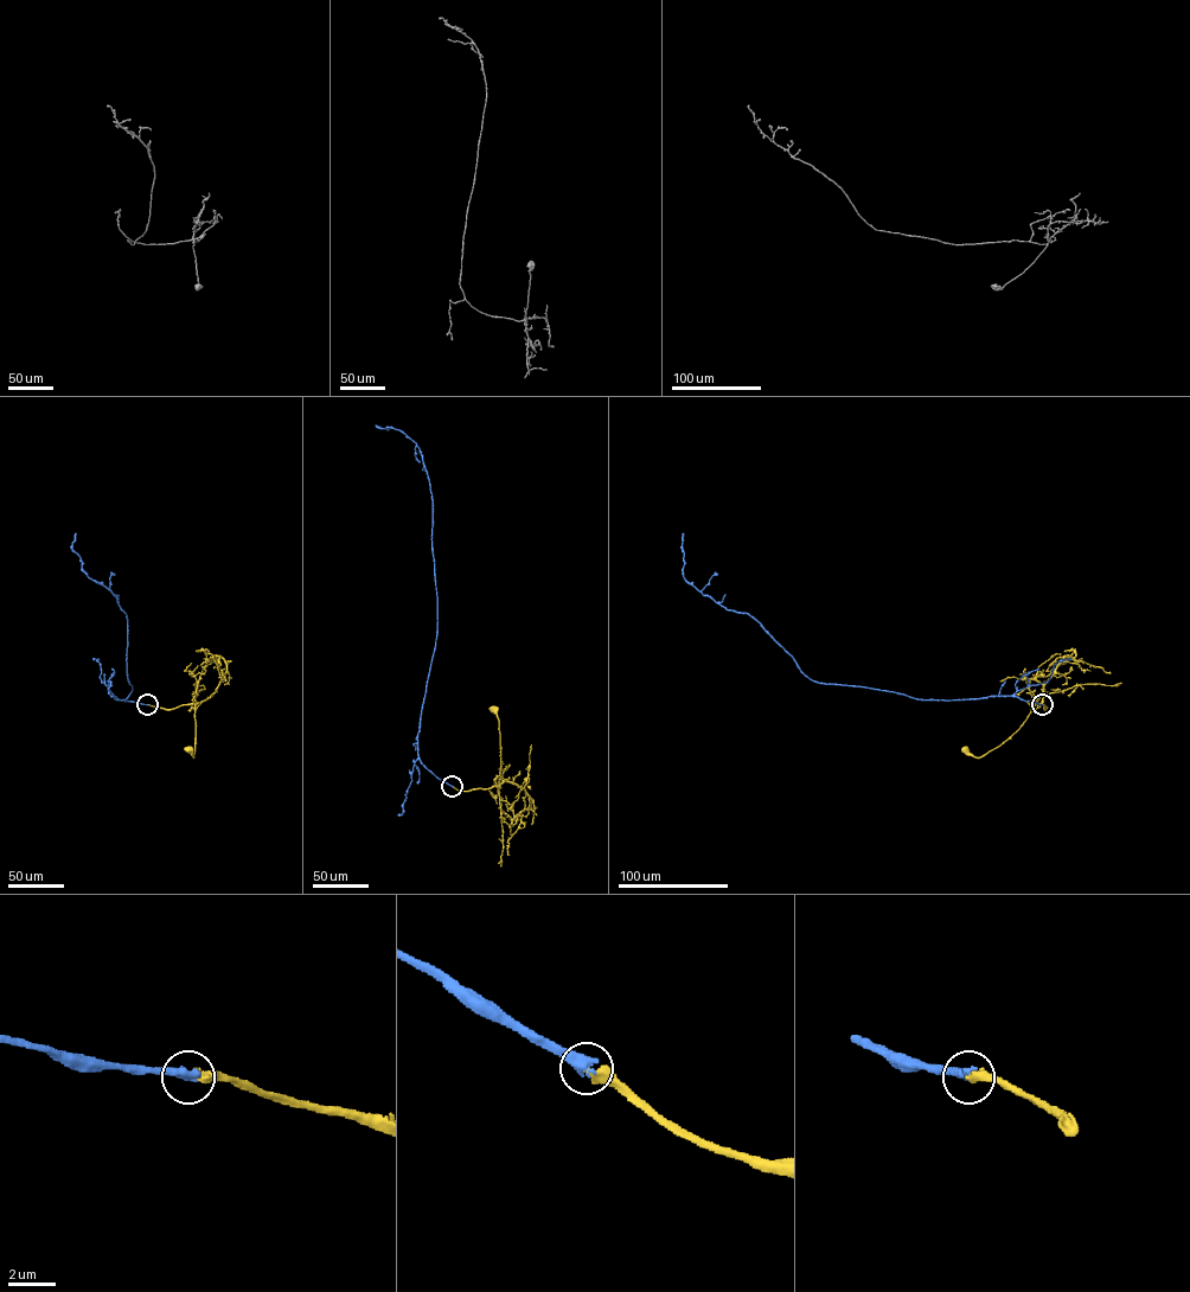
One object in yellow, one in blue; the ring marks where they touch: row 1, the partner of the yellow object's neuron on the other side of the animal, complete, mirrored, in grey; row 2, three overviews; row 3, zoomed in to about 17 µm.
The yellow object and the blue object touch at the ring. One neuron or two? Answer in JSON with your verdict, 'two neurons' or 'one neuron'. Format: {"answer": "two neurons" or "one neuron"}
{"answer": "one neuron"}

